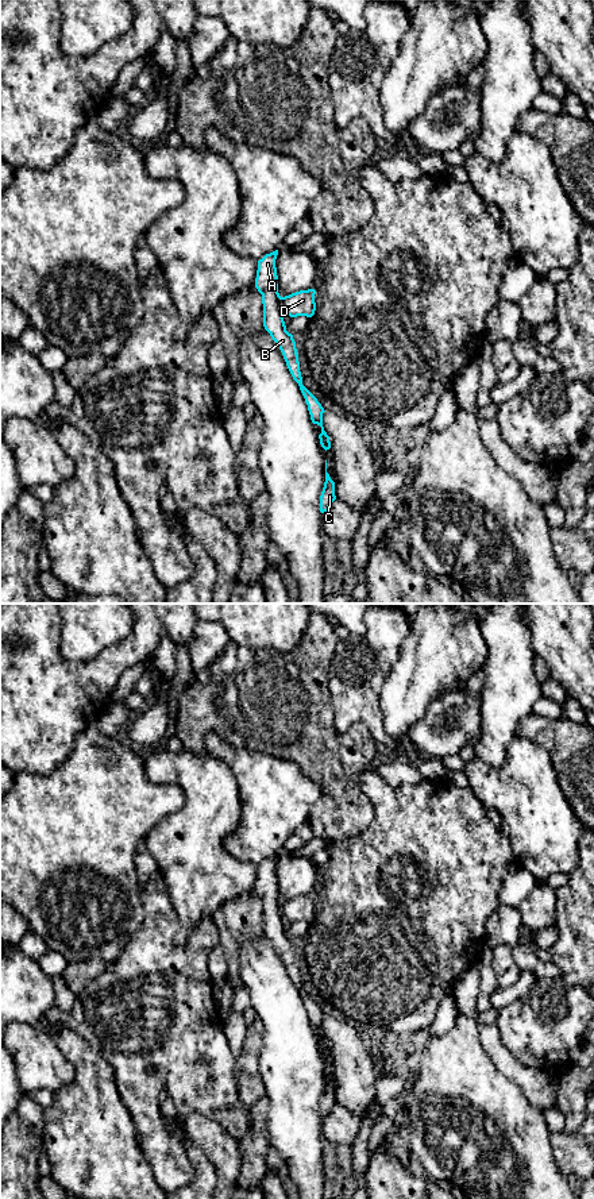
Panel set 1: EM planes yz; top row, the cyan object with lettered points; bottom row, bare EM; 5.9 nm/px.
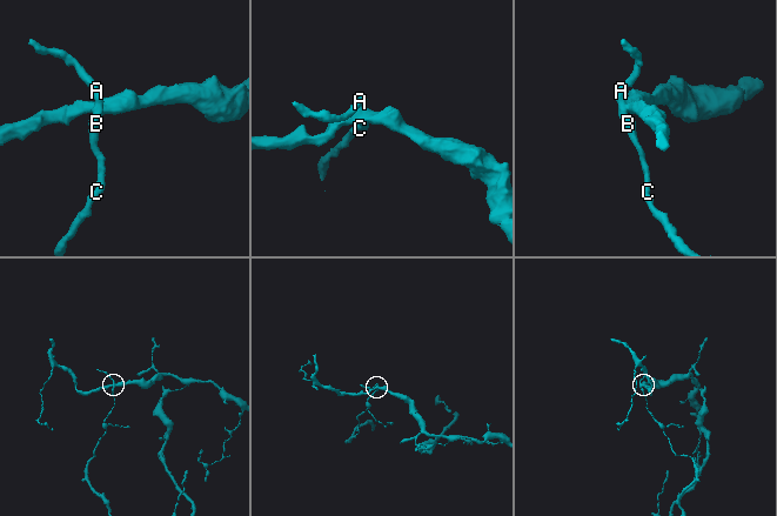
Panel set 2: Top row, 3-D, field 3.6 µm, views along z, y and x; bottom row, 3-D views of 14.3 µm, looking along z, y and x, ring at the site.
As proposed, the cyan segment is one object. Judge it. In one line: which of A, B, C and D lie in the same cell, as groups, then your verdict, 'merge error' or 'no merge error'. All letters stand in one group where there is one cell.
A B C / D | merge error

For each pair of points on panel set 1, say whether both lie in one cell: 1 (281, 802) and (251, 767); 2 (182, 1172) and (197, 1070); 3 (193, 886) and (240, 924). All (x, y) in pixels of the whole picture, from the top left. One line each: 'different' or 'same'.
1: same
2: same
3: different

